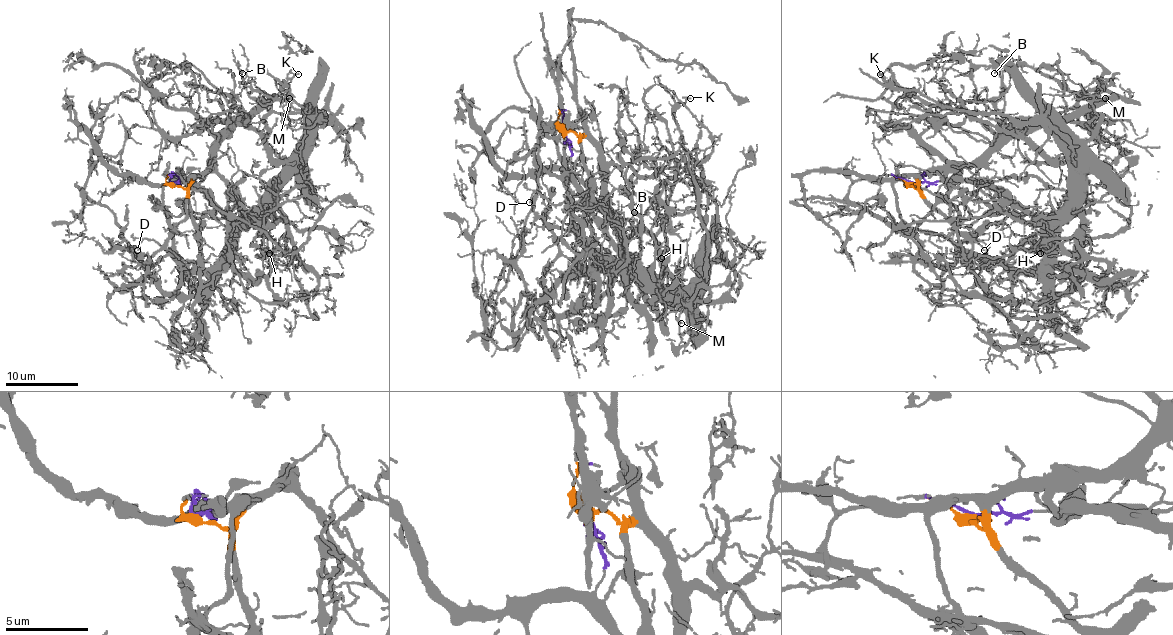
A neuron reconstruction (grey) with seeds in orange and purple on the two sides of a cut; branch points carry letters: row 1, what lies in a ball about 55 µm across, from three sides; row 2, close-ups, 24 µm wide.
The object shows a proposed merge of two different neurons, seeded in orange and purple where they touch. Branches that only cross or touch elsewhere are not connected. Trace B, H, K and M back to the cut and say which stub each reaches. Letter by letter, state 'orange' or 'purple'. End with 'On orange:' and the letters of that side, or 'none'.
B: orange
H: purple
K: orange
M: orange
On orange: B, K, M

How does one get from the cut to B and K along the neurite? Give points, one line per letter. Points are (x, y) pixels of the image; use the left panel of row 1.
B: (171, 183), (213, 172), (259, 221), (319, 197), (301, 168), (299, 104), (310, 110), (253, 99), (242, 73)
K: (171, 183), (213, 172), (259, 221), (319, 197), (301, 168), (303, 108), (282, 88), (299, 73)

